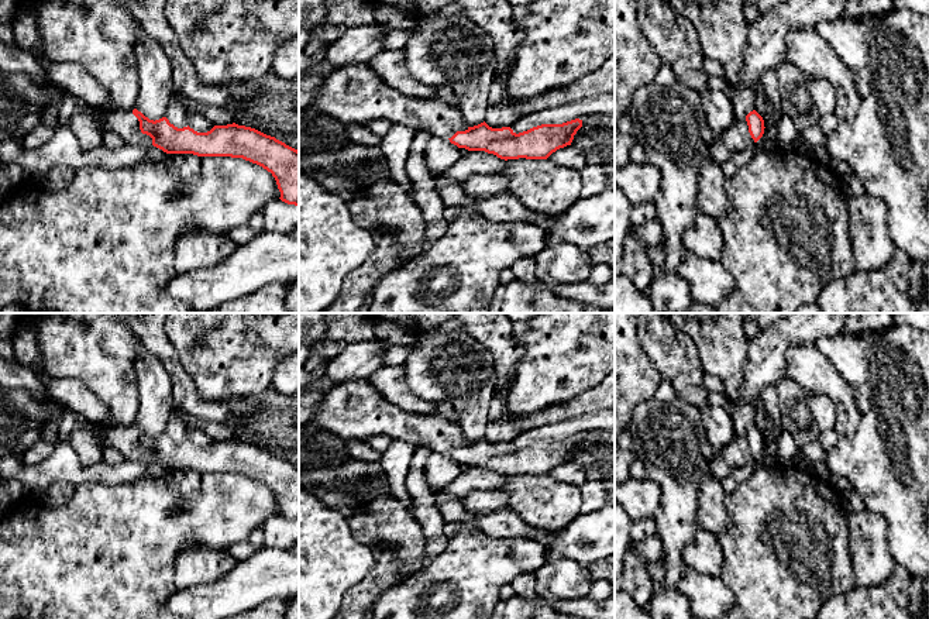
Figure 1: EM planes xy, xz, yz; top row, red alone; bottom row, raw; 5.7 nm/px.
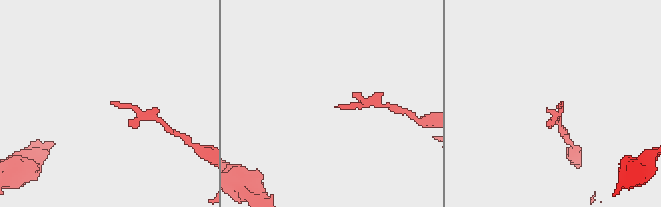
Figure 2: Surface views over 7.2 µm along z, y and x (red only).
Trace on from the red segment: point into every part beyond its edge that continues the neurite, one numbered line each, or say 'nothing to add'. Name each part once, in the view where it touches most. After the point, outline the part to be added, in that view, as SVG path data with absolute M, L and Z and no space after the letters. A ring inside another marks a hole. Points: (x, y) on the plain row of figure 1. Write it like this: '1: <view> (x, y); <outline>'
1: xy (126, 440); M97 423L93 424L92 431L101 447L116 448L124 455L125 461L140 461L144 465L152 462L152 454L141 448L140 437L133 427L113 427L109 423Z

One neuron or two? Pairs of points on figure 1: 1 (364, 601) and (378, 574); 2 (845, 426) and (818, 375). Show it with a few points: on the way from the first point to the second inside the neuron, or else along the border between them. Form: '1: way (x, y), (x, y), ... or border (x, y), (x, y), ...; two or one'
1: way (365, 594), (377, 581); one
2: way (845, 413), (842, 411), (843, 401), (831, 388); one

